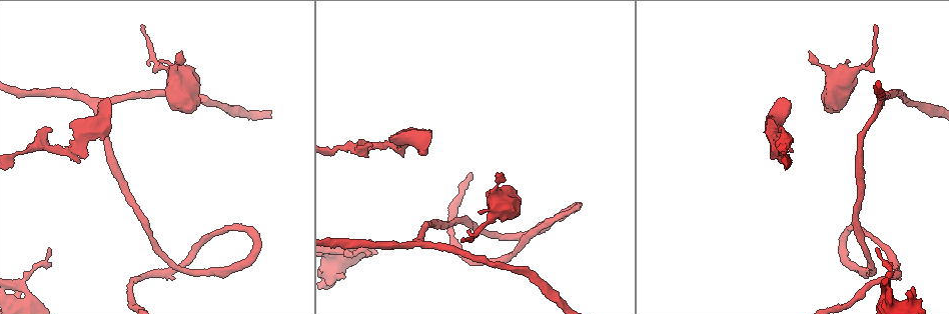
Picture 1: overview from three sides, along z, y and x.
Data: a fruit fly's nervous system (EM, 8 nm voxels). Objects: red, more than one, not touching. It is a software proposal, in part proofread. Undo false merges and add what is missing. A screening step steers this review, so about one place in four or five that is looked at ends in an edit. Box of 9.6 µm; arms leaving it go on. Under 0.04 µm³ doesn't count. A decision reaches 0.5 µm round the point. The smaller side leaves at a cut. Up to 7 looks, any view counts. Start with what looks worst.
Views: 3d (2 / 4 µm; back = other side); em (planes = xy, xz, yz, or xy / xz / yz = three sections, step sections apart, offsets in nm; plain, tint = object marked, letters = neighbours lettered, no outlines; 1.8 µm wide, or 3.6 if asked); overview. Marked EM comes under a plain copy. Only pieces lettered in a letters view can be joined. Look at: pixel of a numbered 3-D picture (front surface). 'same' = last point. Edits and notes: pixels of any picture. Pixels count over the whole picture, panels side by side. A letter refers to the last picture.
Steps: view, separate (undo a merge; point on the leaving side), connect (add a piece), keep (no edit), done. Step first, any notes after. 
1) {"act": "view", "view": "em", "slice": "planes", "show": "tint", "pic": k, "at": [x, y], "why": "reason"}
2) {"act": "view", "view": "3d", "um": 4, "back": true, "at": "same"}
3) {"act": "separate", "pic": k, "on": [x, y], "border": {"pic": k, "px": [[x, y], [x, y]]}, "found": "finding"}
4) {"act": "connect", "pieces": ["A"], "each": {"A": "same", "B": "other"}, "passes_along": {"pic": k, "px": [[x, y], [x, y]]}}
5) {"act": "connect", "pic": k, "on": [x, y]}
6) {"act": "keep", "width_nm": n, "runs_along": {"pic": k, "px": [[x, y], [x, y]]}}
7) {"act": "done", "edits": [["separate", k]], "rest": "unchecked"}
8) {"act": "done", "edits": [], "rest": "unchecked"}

{"act": "view", "view": "em", "slice": "planes", "show": "letters", "pic": 1, "at": [791, 151], "why": "free end"}

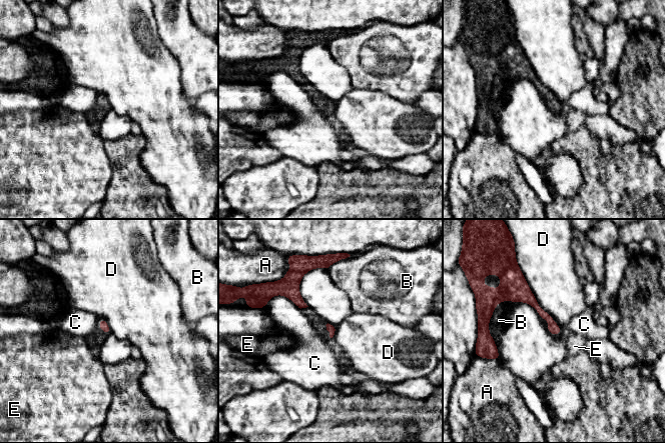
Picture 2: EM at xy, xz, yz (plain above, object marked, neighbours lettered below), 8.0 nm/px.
{"act": "keep", "each": {"A": "other", "B": "other", "C": "other", "D": "other", "E": "other"}, "runs_along": {"pic": 2, "px": [[517, 285], [551, 321], [557, 331]]}, "found": "no lettered piece goes on from it"}

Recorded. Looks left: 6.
{"act": "view", "view": "em", "slice": "yz", "step": 8, "show": "letters", "pic": 1, "at": [107, 97], "why": "free end"}

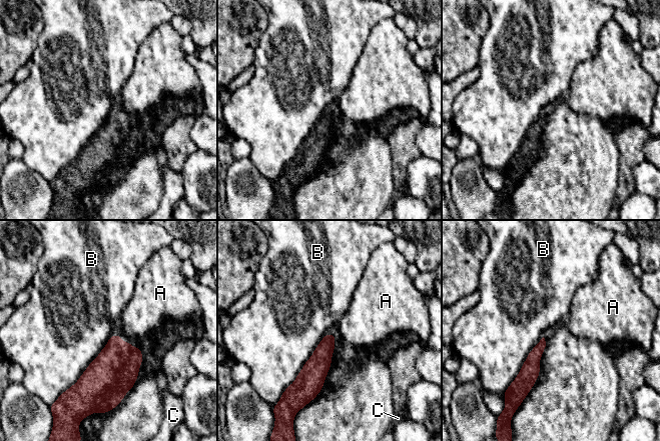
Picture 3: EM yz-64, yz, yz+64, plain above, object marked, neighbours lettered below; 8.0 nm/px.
{"act": "keep", "longest_contact_nm": ["B", 550], "each": {"A": "other", "B": "other", "C": "other"}, "found": "none of them fits"}

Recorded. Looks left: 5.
{"act": "view", "view": "em", "slice": "xz", "step": 4, "show": "letters", "pic": 1, "at": [460, 239], "why": "an open end"}

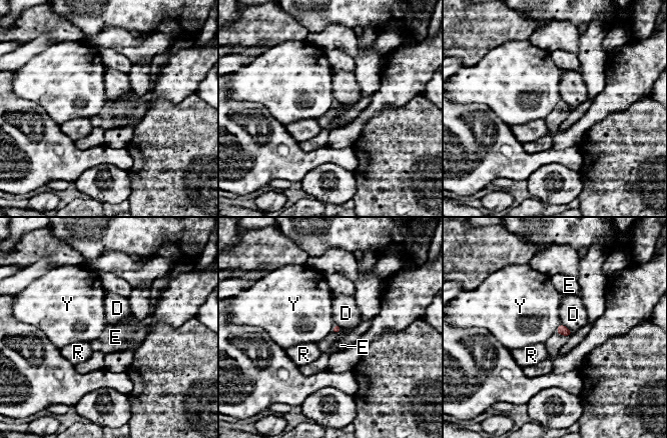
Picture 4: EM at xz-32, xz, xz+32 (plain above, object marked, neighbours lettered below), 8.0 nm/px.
{"act": "view", "view": "em", "slice": "yz", "step": 16, "show": "letters", "at": "same", "why": "cut it another way"}

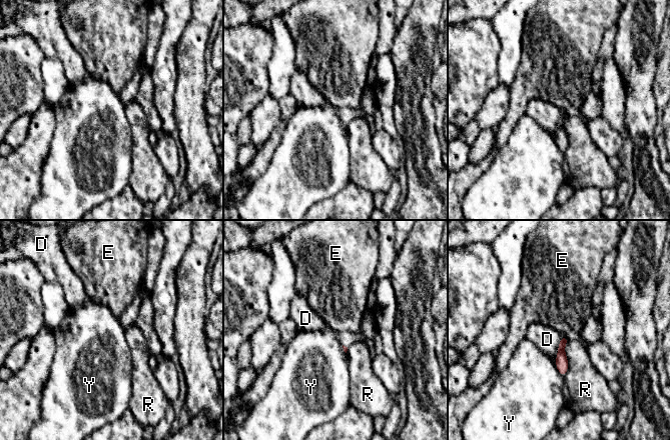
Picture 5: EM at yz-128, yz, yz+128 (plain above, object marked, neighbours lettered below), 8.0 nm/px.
{"act": "keep", "each": {"D": "other", "E": "other", "R": "other", "Y": "other"}, "border": {"pic": 5, "px": [[555, 362], [557, 370], [564, 377]]}, "found": "none of them fits"}

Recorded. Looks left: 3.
{"act": "done", "edits": [], "rest": "unchecked"}

